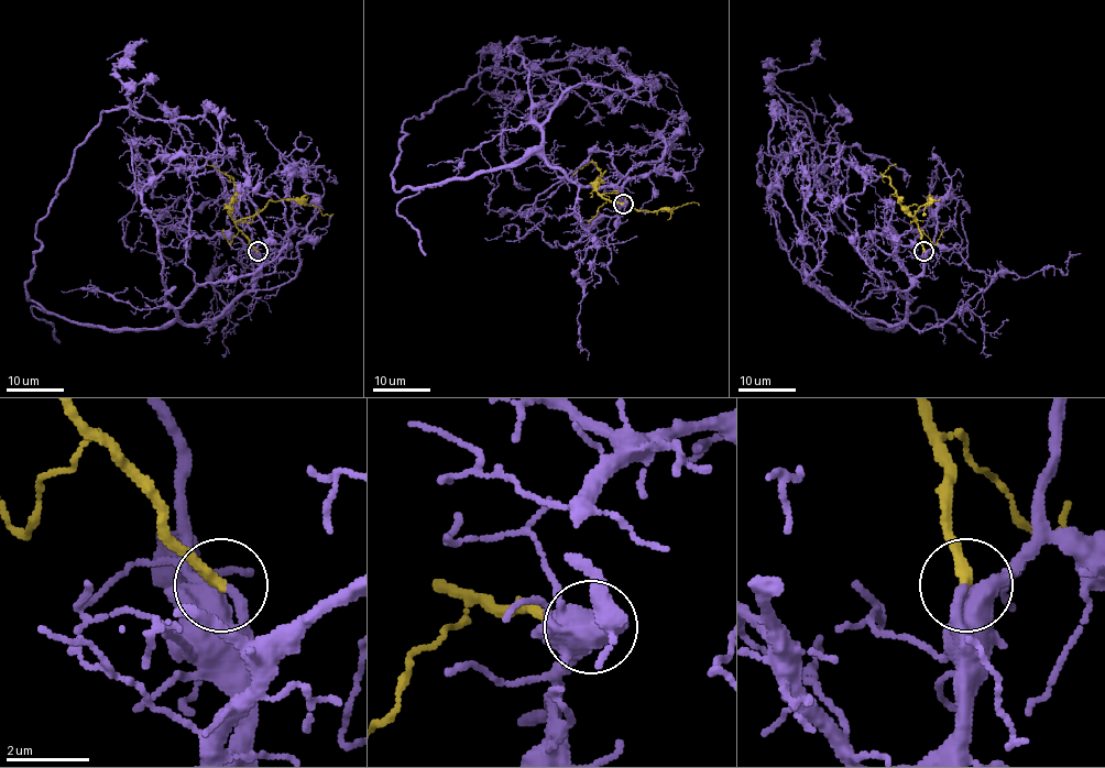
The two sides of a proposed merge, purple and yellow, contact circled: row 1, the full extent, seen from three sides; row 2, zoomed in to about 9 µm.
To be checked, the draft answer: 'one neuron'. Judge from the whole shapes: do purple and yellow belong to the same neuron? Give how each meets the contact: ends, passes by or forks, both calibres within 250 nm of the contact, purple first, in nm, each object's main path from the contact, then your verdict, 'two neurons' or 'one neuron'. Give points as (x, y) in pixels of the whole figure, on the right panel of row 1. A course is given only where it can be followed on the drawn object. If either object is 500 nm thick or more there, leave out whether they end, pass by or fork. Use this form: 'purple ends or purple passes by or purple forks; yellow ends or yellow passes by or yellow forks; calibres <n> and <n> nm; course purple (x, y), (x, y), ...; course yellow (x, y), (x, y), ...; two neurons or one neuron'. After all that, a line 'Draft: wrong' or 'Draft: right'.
purple ends; yellow ends; calibres 480 and 280 nm; course purple (925, 251), (908, 316), (895, 324), (839, 307), (805, 271), (808, 154), (773, 78), (806, 64), (820, 43); course yellow (923, 251), (922, 232), (914, 217), (932, 199), (922, 214), (926, 214); one neuron
Draft: right

